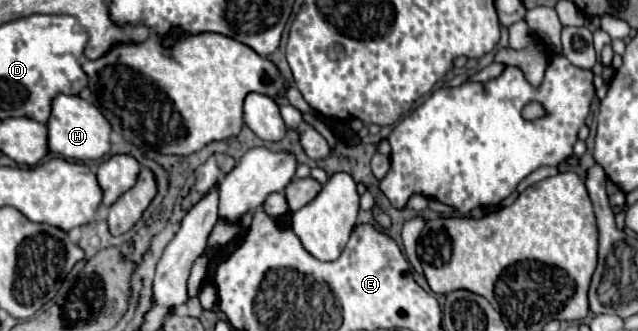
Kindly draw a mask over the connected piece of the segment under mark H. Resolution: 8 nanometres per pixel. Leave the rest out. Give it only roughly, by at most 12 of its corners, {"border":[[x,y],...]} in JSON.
{"border":[[77,95],[53,99],[49,149],[95,161],[111,149],[111,125]]}

